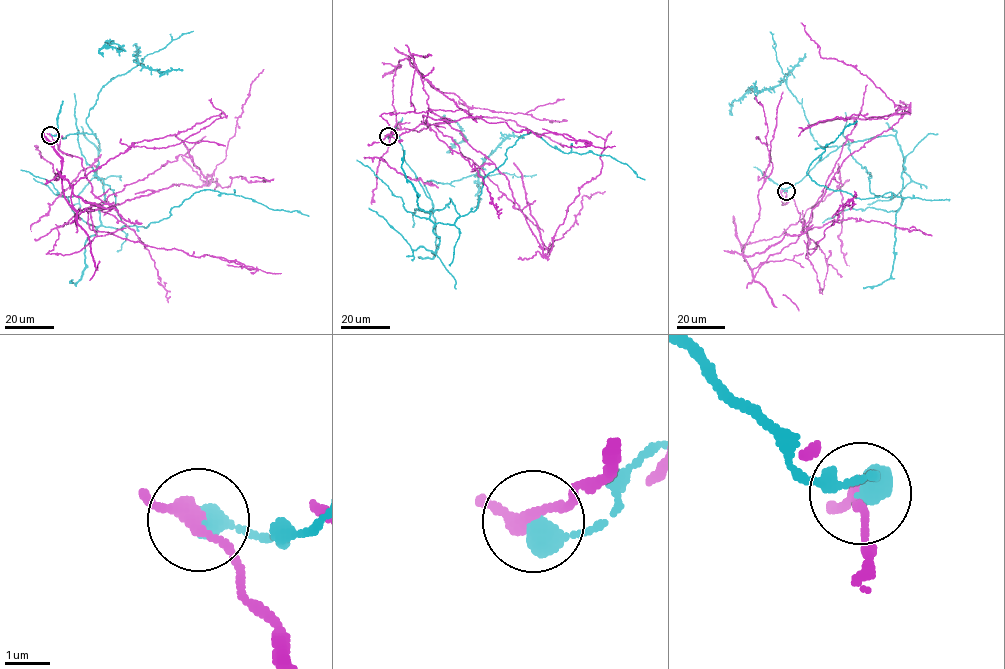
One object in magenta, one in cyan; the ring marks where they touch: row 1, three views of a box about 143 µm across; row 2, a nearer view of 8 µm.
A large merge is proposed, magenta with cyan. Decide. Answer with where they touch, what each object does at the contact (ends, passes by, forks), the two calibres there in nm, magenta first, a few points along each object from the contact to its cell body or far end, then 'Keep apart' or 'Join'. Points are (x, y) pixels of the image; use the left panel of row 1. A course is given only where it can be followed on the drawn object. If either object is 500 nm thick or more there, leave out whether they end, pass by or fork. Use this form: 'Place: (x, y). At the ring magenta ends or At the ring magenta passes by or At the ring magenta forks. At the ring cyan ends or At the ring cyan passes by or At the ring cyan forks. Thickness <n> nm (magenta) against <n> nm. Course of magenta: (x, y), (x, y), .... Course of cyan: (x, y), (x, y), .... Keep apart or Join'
Place: (50, 135). At the ring magenta passes by. At the ring cyan ends. Thickness 280 nm (magenta) against 480 nm. Course of magenta: (50, 134), (81, 158), (92, 192), (112, 205), (206, 178), (180, 154), (99, 203). Course of cyan: (50, 135), (94, 134), (106, 227), (146, 228), (209, 189), (309, 216). Keep apart

